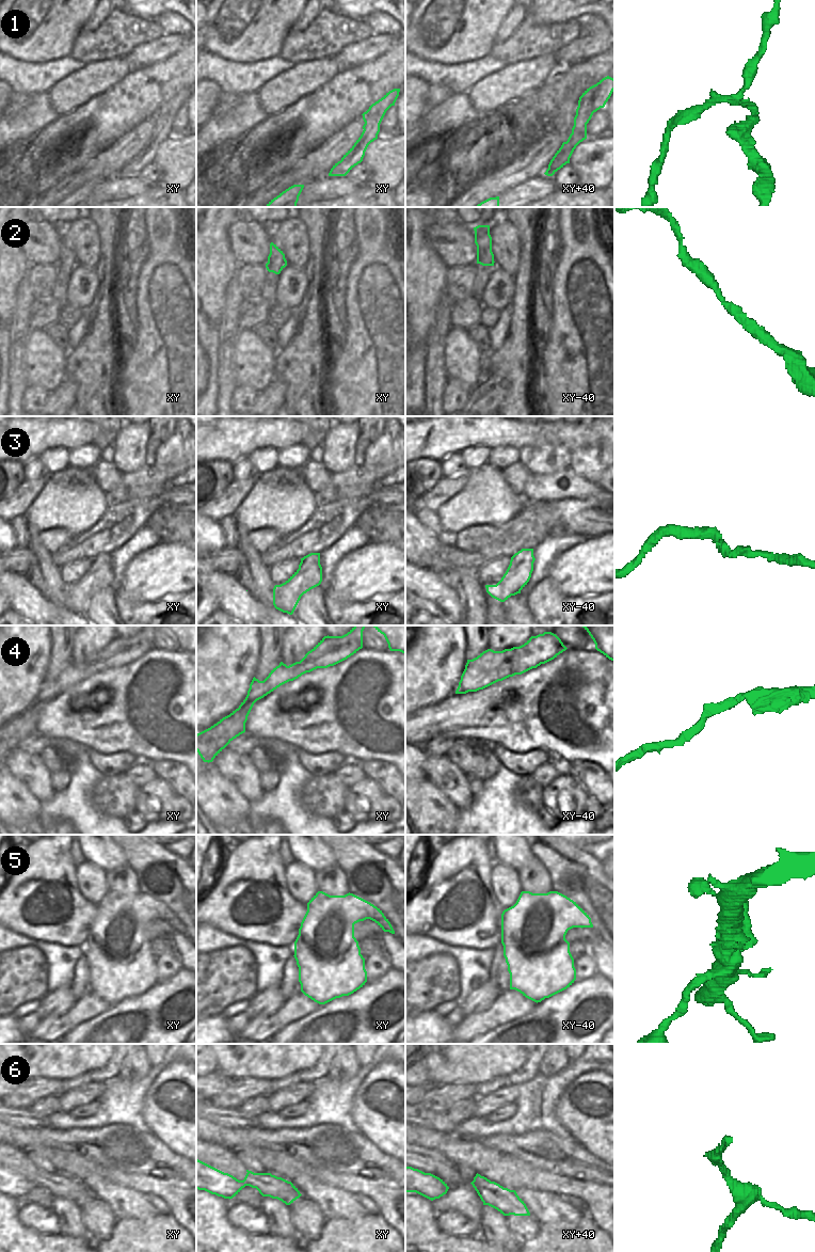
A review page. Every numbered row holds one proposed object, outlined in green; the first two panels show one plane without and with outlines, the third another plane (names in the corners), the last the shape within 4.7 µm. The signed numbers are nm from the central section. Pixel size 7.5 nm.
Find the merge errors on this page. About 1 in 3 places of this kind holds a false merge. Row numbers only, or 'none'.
1, 6

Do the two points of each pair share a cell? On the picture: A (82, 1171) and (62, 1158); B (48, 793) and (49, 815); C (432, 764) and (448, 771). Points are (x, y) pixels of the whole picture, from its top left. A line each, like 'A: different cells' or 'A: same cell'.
A: same cell
B: different cells
C: same cell

